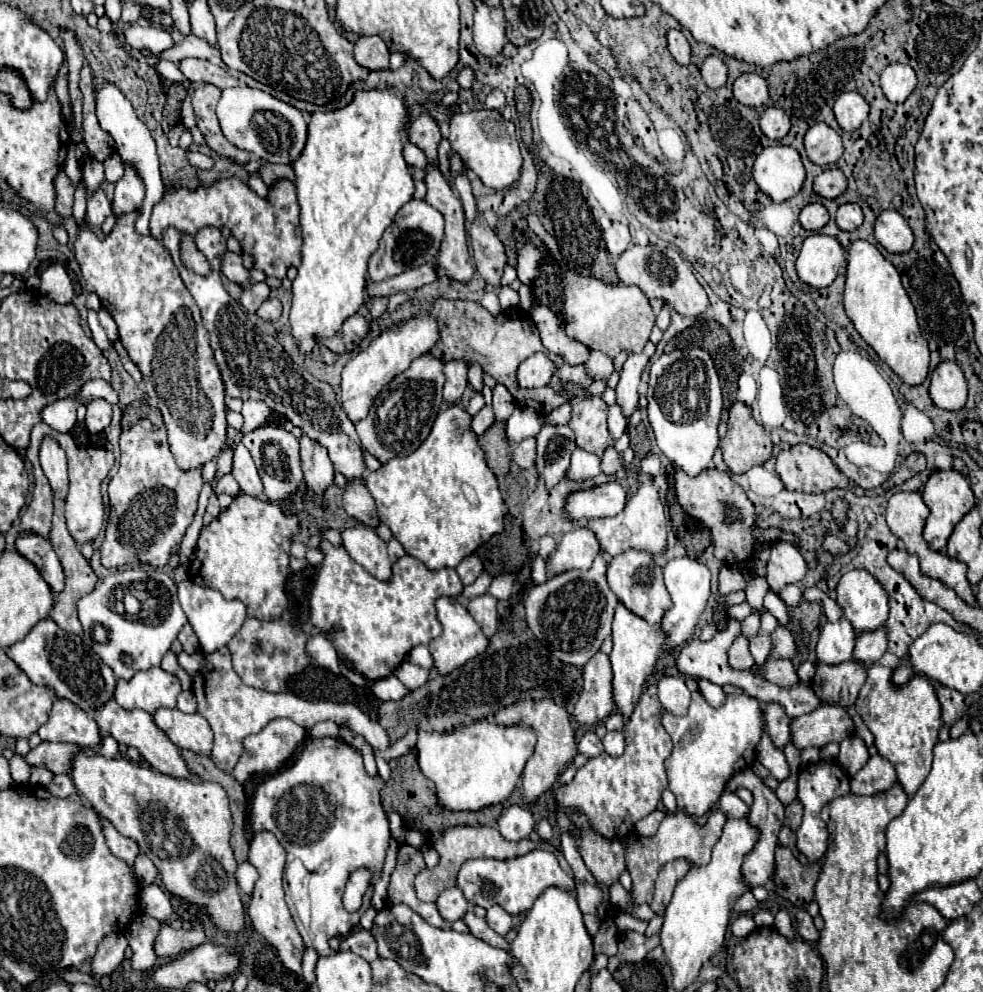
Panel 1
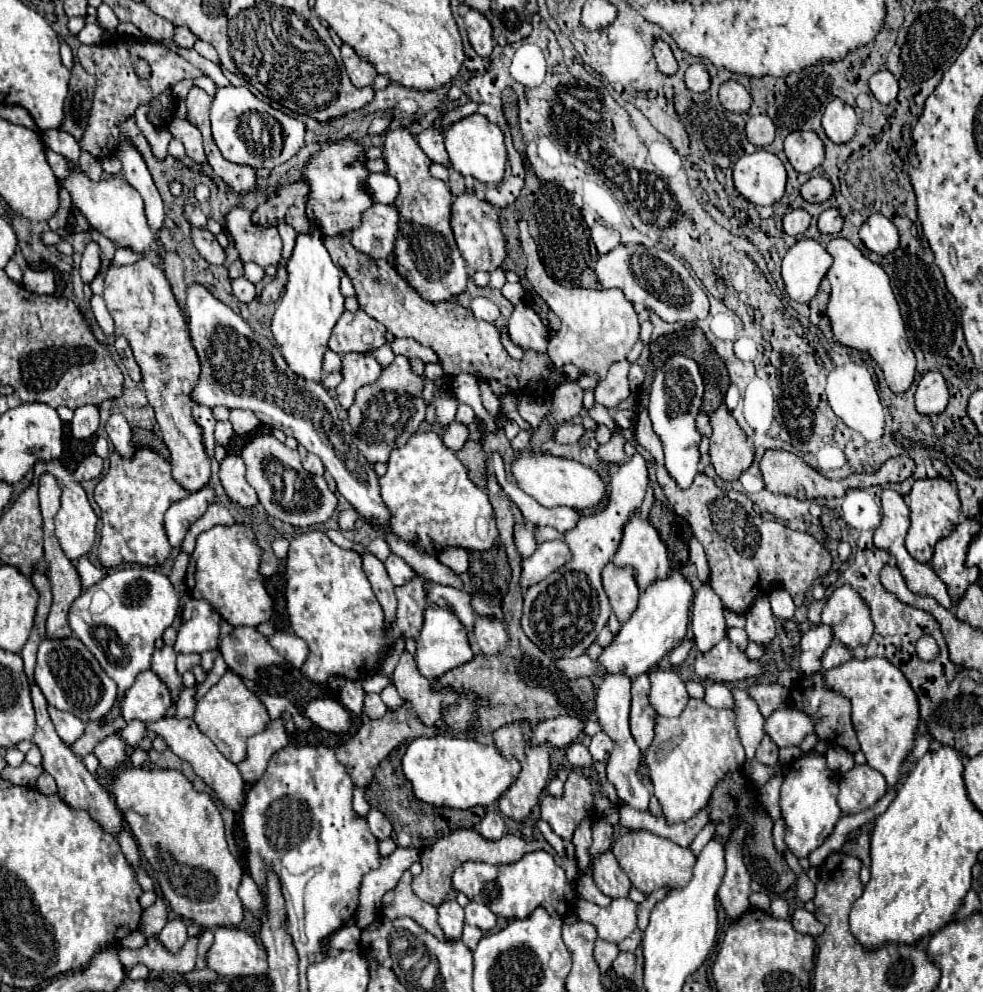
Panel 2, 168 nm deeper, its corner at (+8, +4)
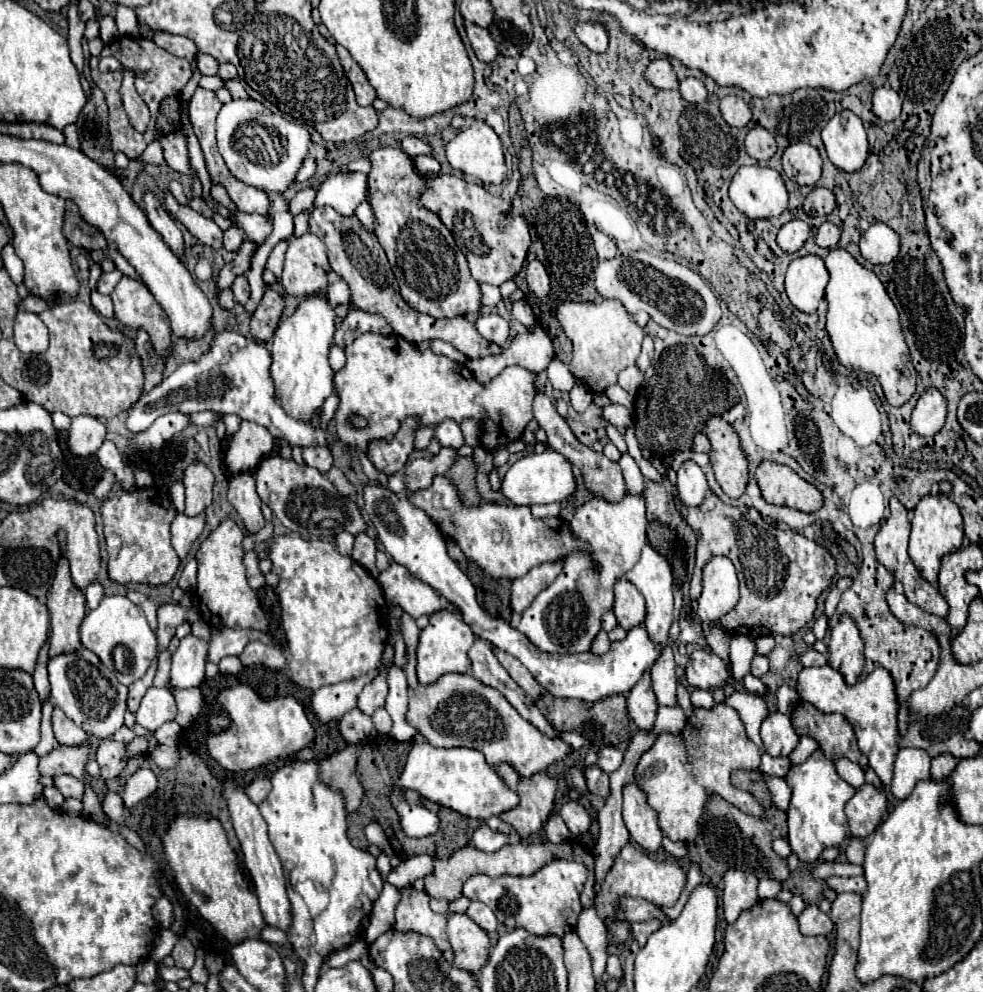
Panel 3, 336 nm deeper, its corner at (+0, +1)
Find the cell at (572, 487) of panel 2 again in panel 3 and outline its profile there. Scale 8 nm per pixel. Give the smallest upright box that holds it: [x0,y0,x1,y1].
[500,446,576,506]

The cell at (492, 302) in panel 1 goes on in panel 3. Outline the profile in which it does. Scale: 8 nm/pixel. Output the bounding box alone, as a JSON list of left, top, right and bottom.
[476,312,510,346]

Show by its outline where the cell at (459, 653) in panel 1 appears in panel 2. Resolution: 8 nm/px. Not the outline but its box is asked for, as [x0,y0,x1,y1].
[416,605,474,679]

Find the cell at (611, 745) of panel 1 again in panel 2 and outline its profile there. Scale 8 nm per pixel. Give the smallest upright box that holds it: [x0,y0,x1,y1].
[588,731,612,761]

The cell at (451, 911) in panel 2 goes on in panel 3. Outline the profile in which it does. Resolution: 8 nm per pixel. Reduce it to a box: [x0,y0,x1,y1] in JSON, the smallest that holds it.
[448,912,488,974]

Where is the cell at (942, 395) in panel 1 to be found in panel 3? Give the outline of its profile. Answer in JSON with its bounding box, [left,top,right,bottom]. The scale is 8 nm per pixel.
[912,388,946,436]

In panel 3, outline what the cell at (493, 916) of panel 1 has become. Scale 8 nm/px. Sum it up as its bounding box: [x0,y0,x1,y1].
[466,902,498,934]

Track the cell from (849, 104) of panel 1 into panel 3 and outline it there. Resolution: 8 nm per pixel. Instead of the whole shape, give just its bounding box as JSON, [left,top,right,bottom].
[822,110,868,172]

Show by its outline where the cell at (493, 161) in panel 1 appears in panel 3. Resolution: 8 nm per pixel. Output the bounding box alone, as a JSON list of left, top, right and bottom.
[446,120,506,184]

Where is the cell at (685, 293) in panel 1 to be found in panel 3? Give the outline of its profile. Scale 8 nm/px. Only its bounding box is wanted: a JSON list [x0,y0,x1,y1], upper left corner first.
[594,252,722,336]

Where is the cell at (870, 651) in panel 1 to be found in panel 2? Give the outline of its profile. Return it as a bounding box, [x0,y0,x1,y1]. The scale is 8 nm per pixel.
[820,639,852,669]

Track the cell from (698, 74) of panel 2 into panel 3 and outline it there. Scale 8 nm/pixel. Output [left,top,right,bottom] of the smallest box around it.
[680,78,708,102]

